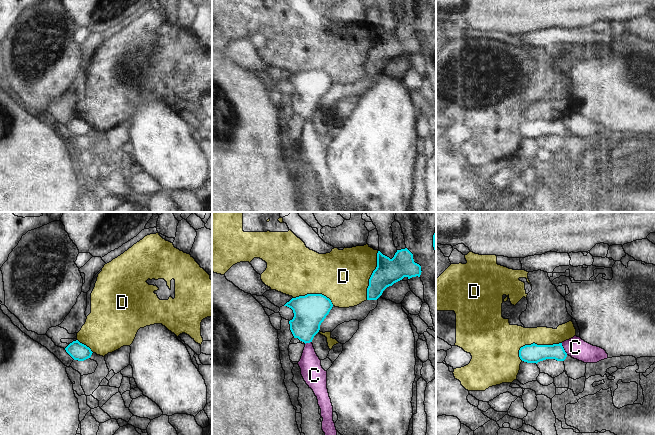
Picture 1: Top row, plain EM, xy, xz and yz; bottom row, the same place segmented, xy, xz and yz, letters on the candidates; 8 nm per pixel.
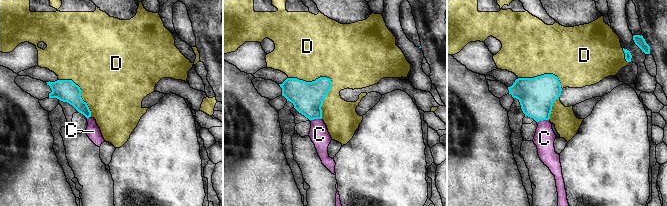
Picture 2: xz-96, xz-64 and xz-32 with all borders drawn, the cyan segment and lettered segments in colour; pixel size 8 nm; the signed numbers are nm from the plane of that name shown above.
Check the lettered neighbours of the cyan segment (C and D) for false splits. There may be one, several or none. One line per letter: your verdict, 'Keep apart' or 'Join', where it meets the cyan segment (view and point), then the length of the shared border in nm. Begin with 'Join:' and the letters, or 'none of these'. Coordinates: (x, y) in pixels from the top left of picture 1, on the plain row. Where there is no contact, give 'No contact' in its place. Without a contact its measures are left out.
Join: none of these
C: Keep apart. Touches cyan at yz (563, 125). Shared border 110 nm
D: Keep apart. Touches cyan at yz (536, 120). Shared border 360 nm

